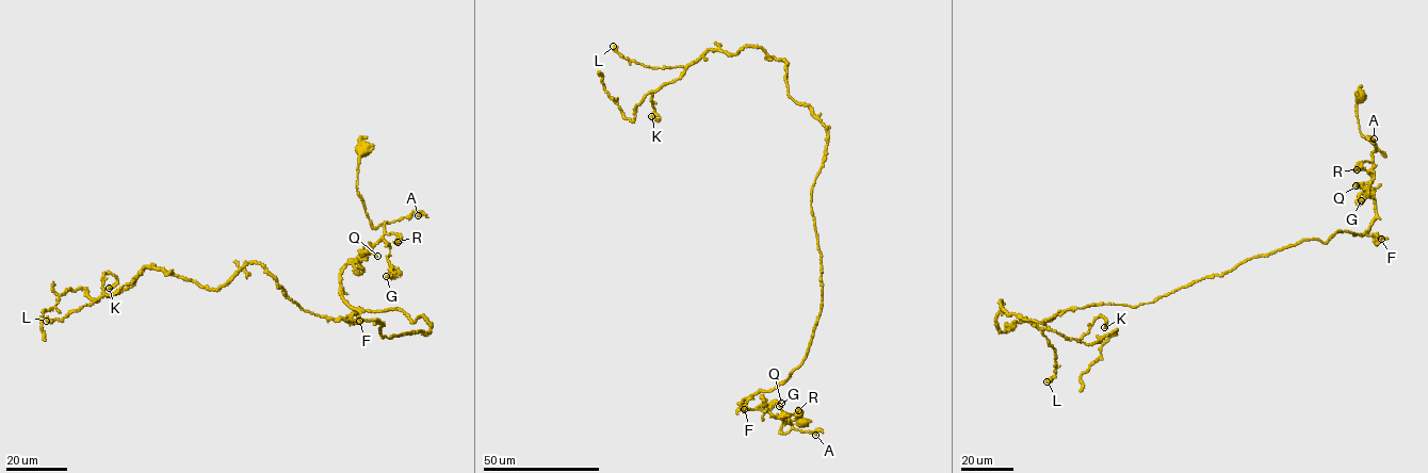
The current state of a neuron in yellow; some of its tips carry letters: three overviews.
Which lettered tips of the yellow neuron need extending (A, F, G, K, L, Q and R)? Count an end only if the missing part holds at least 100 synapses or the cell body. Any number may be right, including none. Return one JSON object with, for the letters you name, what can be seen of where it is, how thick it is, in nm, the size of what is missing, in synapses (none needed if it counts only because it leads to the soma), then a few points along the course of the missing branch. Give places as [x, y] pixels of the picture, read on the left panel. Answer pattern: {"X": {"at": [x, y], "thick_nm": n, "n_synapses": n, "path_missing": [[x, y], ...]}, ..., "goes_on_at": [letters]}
{"goes_on_at": []}

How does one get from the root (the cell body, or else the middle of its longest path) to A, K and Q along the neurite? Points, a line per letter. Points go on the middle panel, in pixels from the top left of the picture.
A: (801, 423), (796, 416), (786, 413), (780, 430), (820, 428), (815, 435)
K: (801, 423), (742, 402), (785, 381), (818, 315), (826, 127), (753, 46), (704, 52), (651, 116)
Q: (801, 423), (786, 413), (781, 431), (788, 433), (791, 424), (768, 408), (773, 402), (781, 403)

